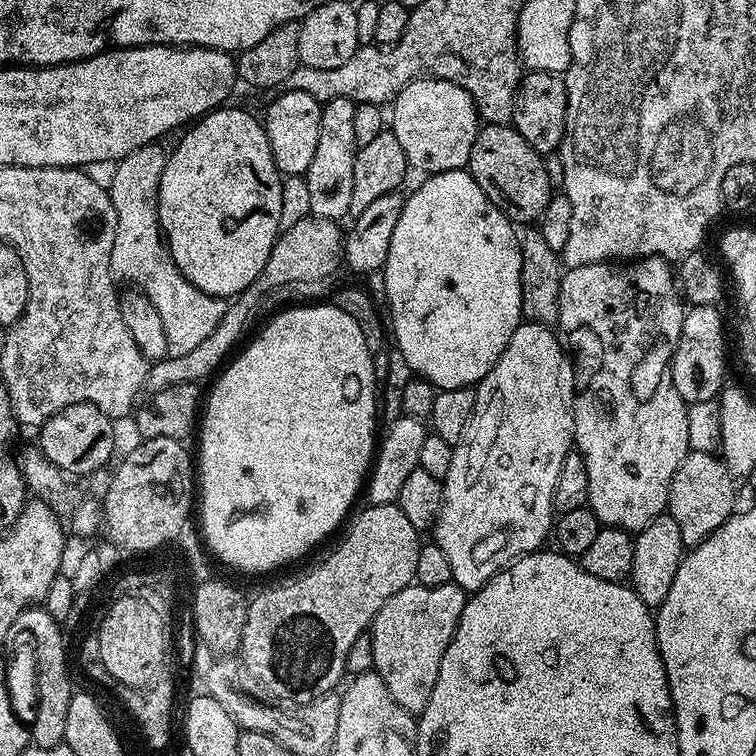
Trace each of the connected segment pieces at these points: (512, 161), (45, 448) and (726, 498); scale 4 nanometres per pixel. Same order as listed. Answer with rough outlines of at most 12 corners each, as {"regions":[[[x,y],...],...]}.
{"regions":[[[483,125],[467,169],[518,224],[554,195],[543,155],[512,125]],[[90,402],[39,425],[38,451],[69,477],[106,467],[113,417]],[[688,451],[667,515],[685,549],[737,511],[737,481],[719,455]]]}

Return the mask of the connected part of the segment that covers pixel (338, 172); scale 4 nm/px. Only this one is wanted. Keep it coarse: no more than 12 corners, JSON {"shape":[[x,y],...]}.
{"shape":[[323,101],[304,172],[312,215],[343,221],[354,194],[356,101]]}

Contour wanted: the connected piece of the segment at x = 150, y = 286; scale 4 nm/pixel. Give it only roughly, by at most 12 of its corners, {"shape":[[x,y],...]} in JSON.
{"shape":[[168,152],[115,161],[110,262],[162,318],[169,353],[202,346],[226,304],[190,283],[158,218]]}

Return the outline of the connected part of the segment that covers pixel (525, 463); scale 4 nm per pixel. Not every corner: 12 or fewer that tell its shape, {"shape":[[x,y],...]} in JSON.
{"shape":[[522,322],[476,388],[434,542],[477,592],[554,528],[578,369]]}

